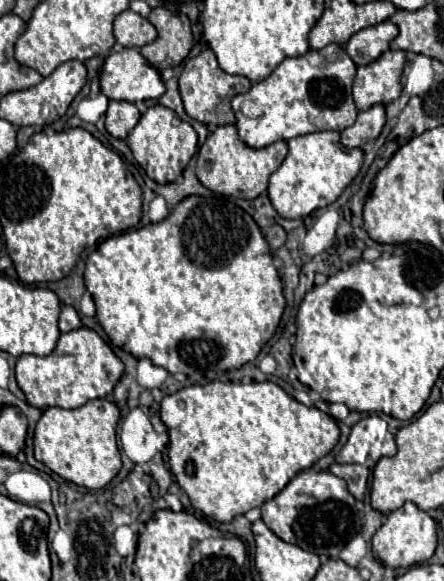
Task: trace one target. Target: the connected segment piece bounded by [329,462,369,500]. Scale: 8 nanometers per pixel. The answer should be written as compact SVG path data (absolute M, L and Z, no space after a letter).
M331 464L331 474L343 478L347 482L347 488L355 500L363 500L367 490L367 478L369 470L361 464Z

